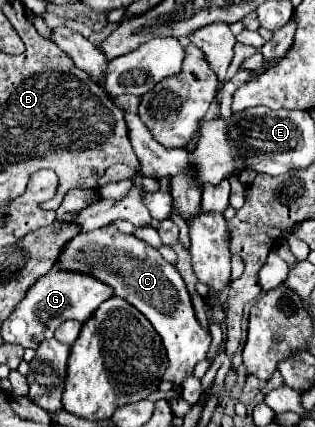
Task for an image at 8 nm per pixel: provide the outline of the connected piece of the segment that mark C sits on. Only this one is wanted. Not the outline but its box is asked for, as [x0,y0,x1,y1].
[57,226,211,386]

